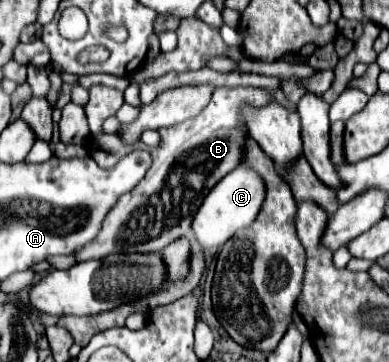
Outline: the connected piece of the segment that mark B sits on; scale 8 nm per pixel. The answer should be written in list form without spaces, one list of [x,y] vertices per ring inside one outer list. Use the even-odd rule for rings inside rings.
[[[242,85],[218,87],[212,95],[212,101],[198,117],[192,117],[172,127],[162,127],[158,131],[160,143],[152,149],[152,169],[144,175],[144,179],[132,193],[128,193],[110,209],[98,237],[80,251],[76,251],[76,259],[86,261],[102,259],[110,253],[162,251],[176,239],[190,235],[194,213],[200,209],[210,189],[232,169],[236,169],[236,165],[242,163],[248,139],[248,125],[242,113],[242,105],[252,105],[260,109],[262,105],[270,103],[278,103],[284,109],[296,111],[296,103],[288,101],[282,89],[258,89]],[[194,163],[198,163],[198,171],[188,171]],[[166,189],[176,189],[176,199],[162,199],[162,193]]]

